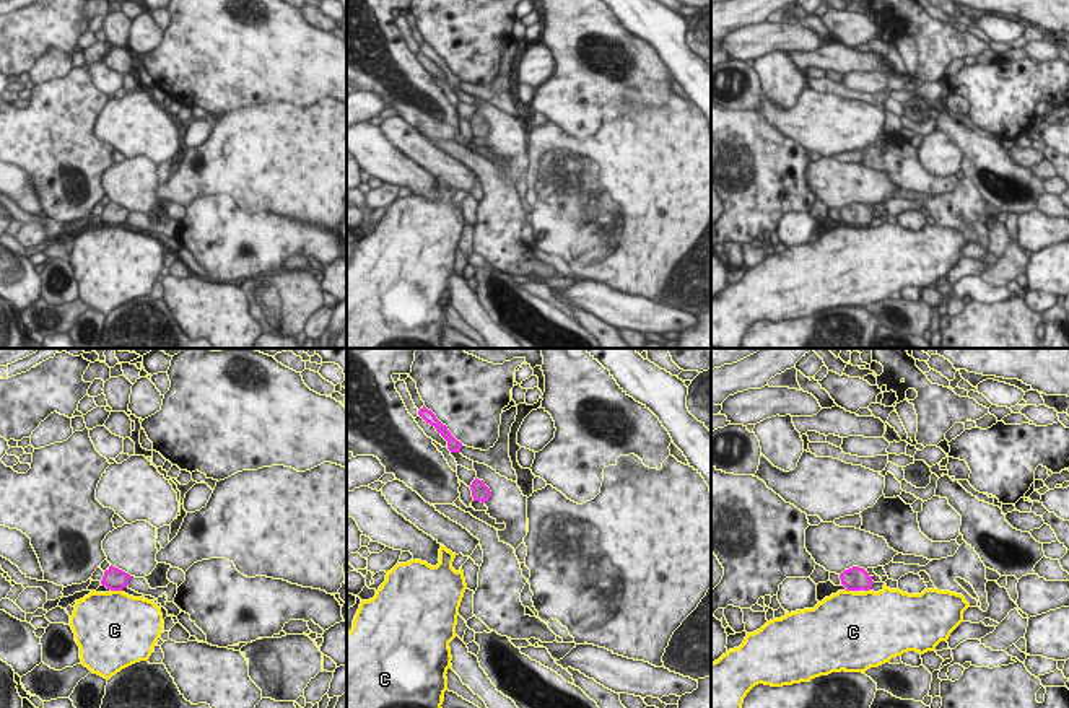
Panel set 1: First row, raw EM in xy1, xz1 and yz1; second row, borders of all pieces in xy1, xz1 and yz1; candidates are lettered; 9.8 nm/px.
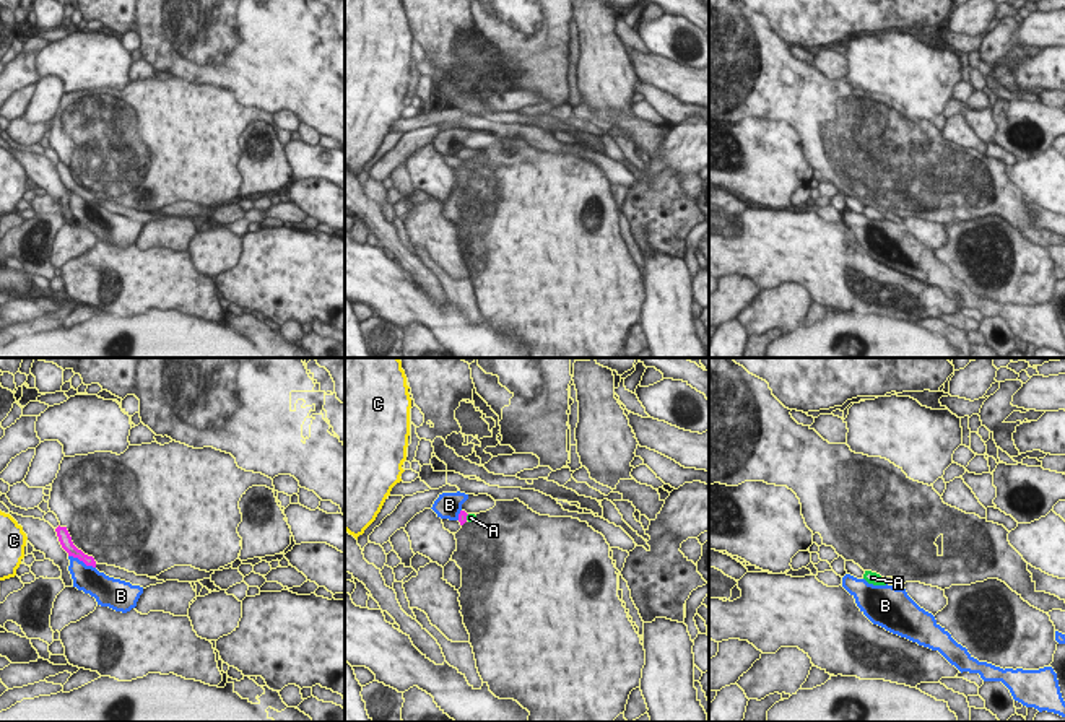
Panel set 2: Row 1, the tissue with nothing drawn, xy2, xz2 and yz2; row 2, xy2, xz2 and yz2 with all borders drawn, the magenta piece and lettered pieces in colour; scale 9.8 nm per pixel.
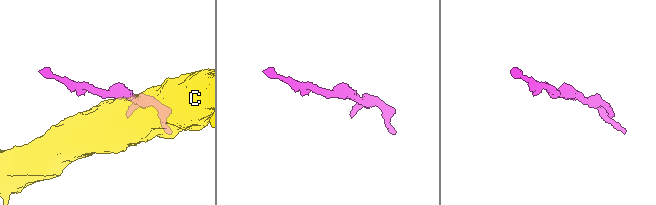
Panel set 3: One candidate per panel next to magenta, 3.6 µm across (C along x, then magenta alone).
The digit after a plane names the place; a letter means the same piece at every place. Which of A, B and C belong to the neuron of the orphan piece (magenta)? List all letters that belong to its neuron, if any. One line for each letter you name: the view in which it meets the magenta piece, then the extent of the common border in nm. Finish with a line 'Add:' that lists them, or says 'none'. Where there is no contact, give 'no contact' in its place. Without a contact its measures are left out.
A: xz2 | 70 nm
Add: A

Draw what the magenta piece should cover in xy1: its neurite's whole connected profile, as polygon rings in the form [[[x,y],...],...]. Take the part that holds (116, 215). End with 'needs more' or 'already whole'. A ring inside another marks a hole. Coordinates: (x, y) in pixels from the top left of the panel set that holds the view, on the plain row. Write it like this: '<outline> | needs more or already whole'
[[[109,202],[106,207],[104,207],[104,212],[101,215],[101,220],[106,221],[107,225],[111,226],[122,226],[124,223],[129,221],[129,215],[132,212],[116,202]]] | already whole

